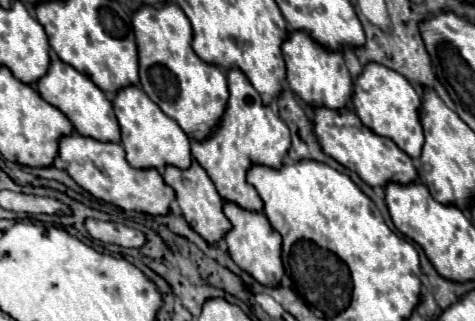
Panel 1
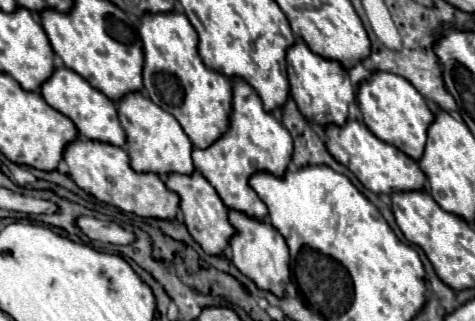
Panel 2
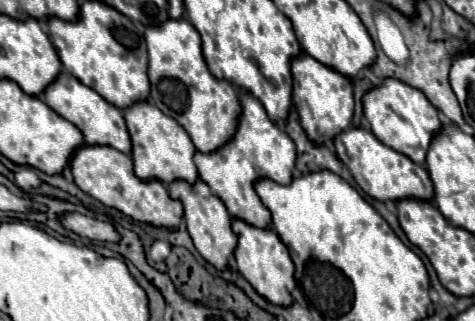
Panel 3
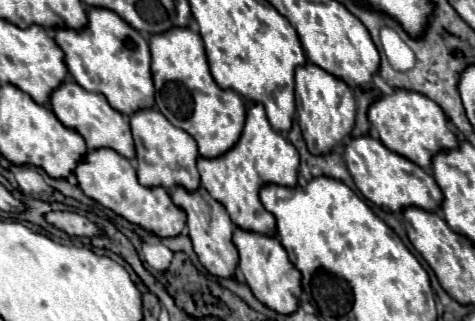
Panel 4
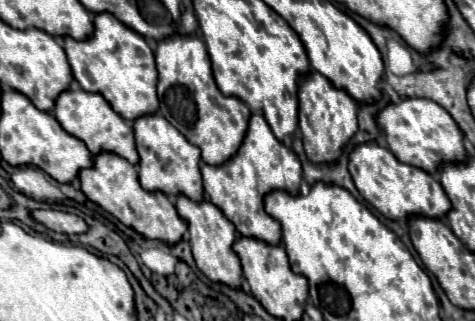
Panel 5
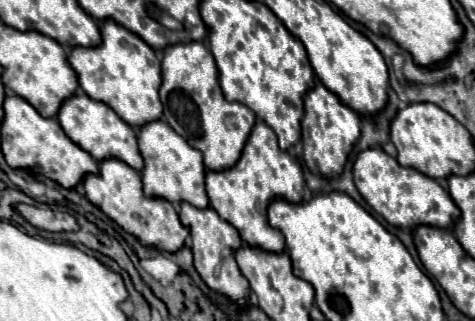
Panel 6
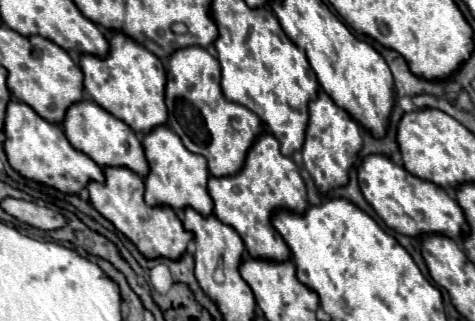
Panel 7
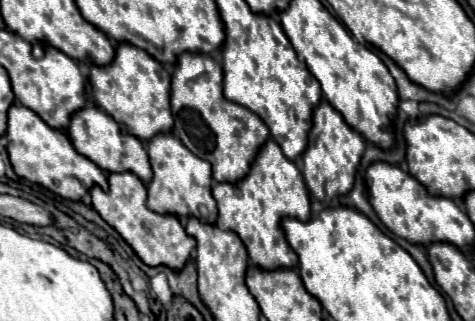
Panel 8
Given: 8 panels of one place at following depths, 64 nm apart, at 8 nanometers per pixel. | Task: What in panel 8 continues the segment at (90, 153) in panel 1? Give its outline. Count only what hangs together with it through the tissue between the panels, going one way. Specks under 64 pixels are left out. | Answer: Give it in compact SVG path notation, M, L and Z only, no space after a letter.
M132 172L110 174L108 182L110 182L108 192L92 188L90 196L94 210L132 246L132 250L146 266L166 266L178 272L190 260L190 252L194 250L196 240L184 232L176 216L162 216L146 206L146 186L136 174Z

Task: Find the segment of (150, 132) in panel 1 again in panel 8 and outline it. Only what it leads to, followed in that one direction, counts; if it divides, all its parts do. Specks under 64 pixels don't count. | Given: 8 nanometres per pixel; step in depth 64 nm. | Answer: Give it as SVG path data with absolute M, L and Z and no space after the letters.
M158 134L148 142L148 156L152 164L154 178L148 184L148 208L160 214L170 214L180 220L188 216L196 216L202 220L200 206L208 208L208 216L204 218L208 224L216 224L218 212L216 202L212 200L212 166L206 160L194 156L176 136Z

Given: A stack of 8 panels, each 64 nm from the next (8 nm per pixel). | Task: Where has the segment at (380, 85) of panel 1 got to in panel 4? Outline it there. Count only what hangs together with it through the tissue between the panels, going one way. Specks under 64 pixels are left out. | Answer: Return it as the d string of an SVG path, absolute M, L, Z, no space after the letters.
M398 88L392 96L382 96L382 100L370 106L368 118L388 150L404 156L420 168L430 168L432 156L436 156L442 150L452 150L458 146L458 138L450 130L448 116L444 116L444 110L436 102L418 92Z

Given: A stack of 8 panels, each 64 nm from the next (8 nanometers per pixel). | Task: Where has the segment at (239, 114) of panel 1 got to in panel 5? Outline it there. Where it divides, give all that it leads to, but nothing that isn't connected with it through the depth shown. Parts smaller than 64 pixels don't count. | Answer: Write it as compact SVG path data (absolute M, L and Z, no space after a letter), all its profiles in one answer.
M252 114L246 138L238 154L220 166L202 164L202 178L208 200L216 204L220 212L224 212L240 236L256 238L272 246L280 244L280 224L276 224L276 220L264 212L264 196L276 188L284 188L284 192L300 192L302 168L296 154L280 140L276 140L262 114Z

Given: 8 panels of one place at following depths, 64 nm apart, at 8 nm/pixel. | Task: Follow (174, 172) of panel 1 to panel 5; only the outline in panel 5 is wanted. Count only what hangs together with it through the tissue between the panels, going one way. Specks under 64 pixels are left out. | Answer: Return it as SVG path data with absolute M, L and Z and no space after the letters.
M178 196L176 208L178 208L180 218L188 224L190 246L192 246L192 254L194 254L194 260L196 260L196 266L200 268L200 272L206 278L210 278L212 282L226 284L230 288L240 290L242 288L242 268L240 268L238 256L232 252L232 244L236 242L236 236L238 236L234 224L210 200L196 204L186 196Z

